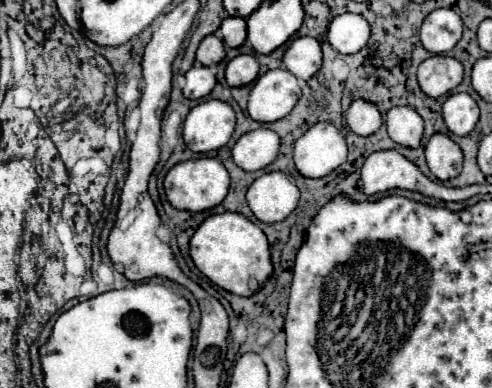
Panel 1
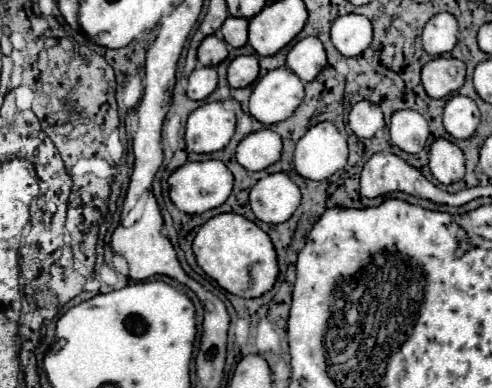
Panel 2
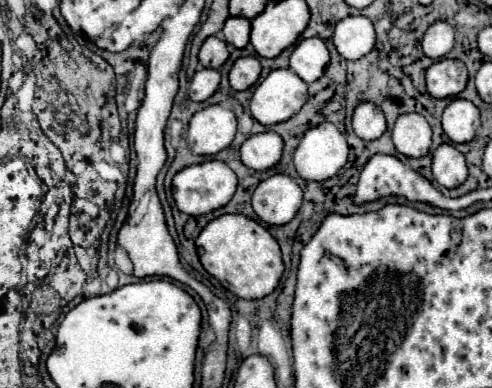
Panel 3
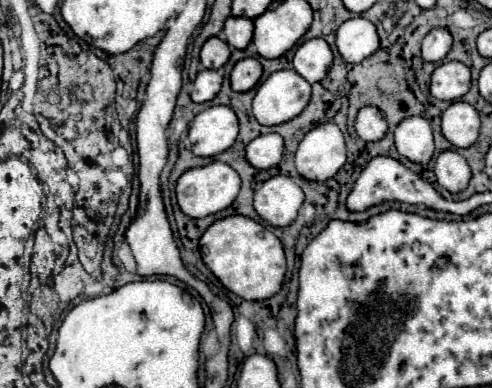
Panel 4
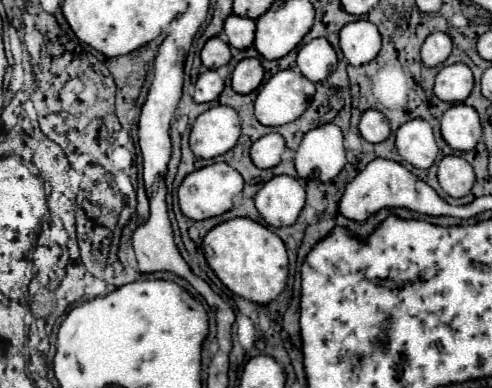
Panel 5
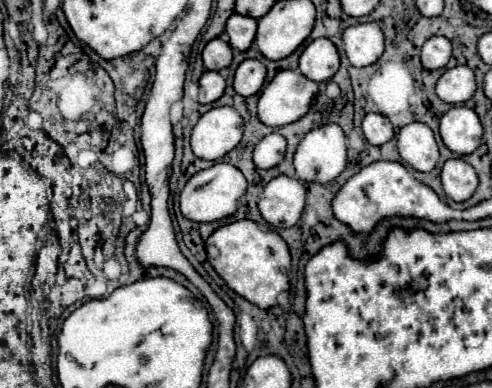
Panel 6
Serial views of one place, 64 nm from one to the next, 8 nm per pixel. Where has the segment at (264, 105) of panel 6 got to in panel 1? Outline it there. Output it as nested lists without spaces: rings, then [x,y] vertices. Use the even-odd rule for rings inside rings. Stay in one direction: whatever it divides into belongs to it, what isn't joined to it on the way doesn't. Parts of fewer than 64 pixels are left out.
[[[286,68],[268,70],[250,92],[248,114],[258,122],[276,122],[284,118],[300,98],[300,84]]]

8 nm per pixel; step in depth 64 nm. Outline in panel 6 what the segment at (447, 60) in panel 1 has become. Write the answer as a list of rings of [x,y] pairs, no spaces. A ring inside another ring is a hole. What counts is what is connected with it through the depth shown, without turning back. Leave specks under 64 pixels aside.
[[[468,66],[448,68],[436,84],[438,98],[448,104],[464,104],[466,100],[472,98],[474,90],[476,90],[476,80],[474,72]]]

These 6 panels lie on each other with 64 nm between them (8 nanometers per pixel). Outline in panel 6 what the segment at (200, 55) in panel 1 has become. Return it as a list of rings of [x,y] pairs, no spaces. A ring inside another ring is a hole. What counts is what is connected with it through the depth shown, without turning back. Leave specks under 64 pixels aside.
[[[214,38],[206,44],[204,52],[202,52],[202,60],[206,70],[220,70],[230,66],[232,62],[232,48],[228,42],[224,42],[222,38]]]

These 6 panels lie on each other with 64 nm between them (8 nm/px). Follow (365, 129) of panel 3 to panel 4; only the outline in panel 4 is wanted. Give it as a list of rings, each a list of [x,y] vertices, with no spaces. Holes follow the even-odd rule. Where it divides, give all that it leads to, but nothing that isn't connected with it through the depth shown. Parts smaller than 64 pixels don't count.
[[[364,106],[358,110],[358,116],[356,116],[356,134],[364,140],[364,142],[376,142],[380,140],[388,126],[386,126],[386,118],[382,114],[380,108],[376,106]]]

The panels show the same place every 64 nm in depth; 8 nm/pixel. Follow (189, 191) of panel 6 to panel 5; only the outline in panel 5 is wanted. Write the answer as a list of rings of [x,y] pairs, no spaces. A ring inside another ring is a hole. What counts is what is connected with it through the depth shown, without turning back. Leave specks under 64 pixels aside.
[[[216,162],[216,164],[204,166],[200,170],[194,170],[192,174],[188,174],[182,180],[182,184],[178,188],[180,210],[184,216],[188,216],[192,220],[206,220],[212,216],[220,216],[232,208],[232,200],[236,194],[242,192],[242,188],[244,188],[242,176],[226,162]]]

